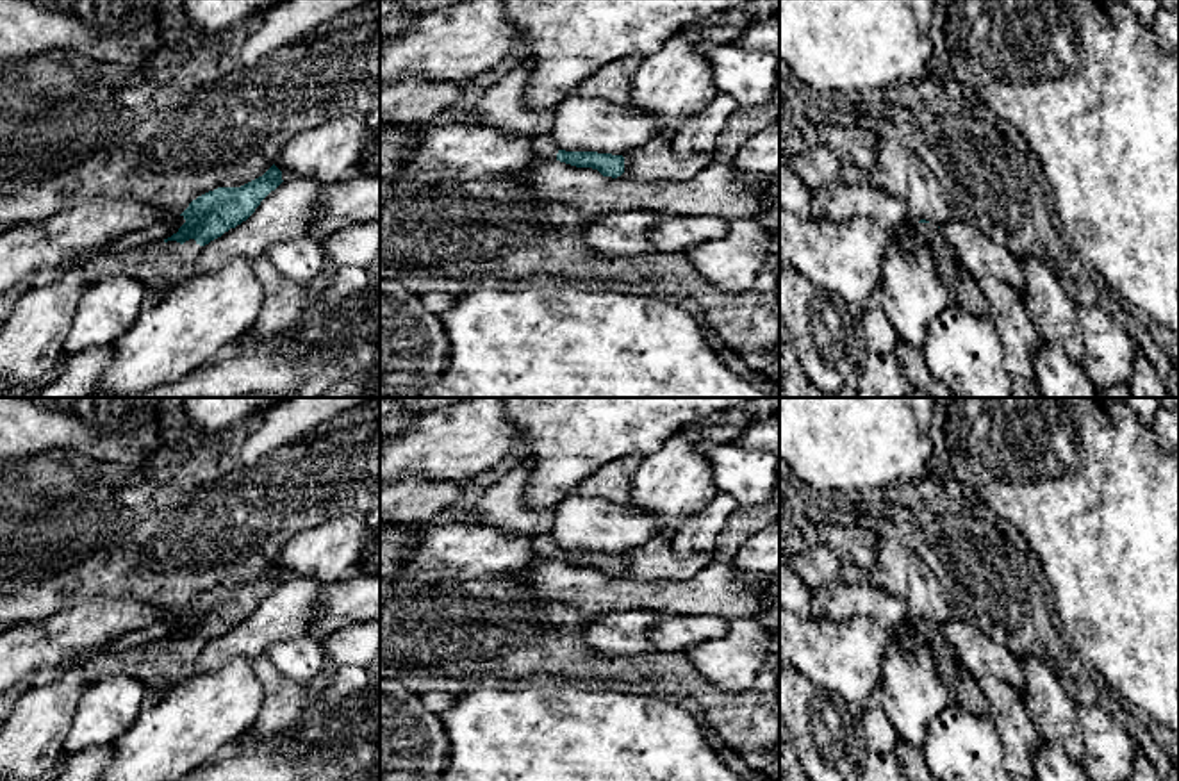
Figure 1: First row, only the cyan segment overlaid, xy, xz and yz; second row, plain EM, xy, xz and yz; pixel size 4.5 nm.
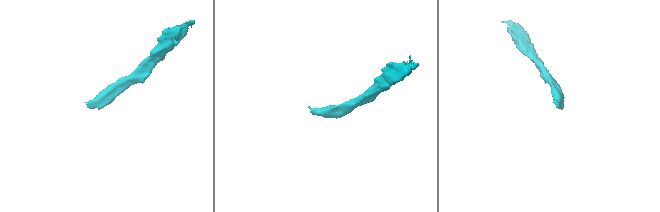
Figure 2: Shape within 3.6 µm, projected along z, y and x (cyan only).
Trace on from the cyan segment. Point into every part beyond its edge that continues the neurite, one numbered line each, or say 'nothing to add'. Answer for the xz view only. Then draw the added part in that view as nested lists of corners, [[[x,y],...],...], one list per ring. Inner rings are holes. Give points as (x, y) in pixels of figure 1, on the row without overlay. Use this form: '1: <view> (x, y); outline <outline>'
1: xz (544, 546); outline [[[537,535],[533,537],[533,553],[542,560],[557,560],[558,544],[555,542],[553,535]]]

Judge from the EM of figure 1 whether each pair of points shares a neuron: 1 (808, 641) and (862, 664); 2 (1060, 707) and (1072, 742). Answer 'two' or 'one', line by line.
1: one
2: one

